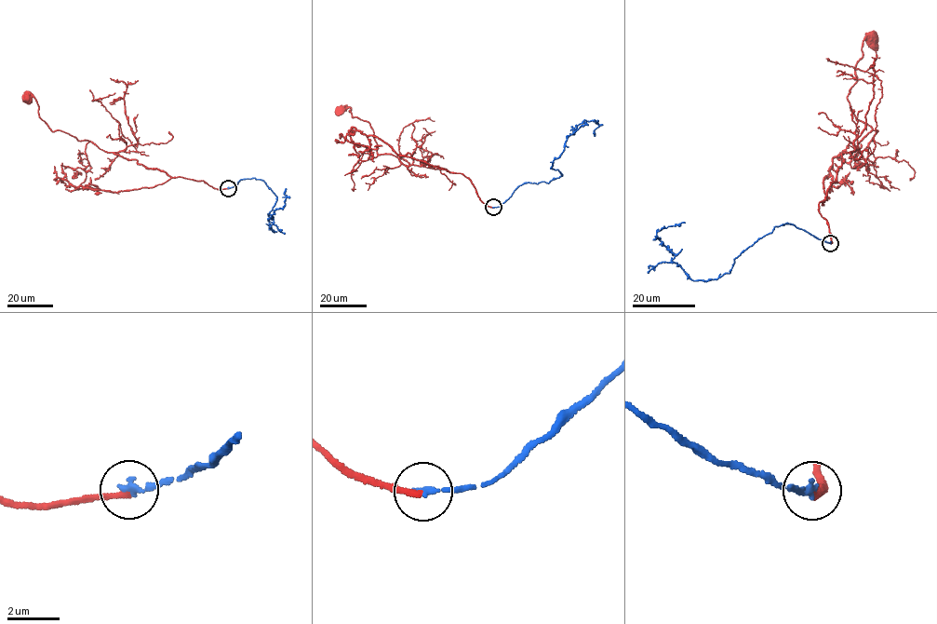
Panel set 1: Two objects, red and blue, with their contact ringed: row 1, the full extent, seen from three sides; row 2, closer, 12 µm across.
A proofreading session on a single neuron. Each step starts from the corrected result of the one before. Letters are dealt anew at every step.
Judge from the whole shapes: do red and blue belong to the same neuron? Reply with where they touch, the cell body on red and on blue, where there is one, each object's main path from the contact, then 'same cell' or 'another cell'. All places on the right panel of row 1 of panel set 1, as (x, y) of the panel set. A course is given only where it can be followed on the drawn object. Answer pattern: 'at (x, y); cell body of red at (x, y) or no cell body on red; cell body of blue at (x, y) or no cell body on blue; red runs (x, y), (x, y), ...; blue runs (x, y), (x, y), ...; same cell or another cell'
at (830, 243); cell body of red at (872, 40); no cell body on blue; red runs (831, 243), (819, 203), (842, 153), (872, 129), (847, 97), (863, 41), (872, 40); blue runs (831, 243), (785, 223), (744, 250), (729, 273), (699, 280), (690, 279), (656, 238), (662, 228), (685, 222); another cell

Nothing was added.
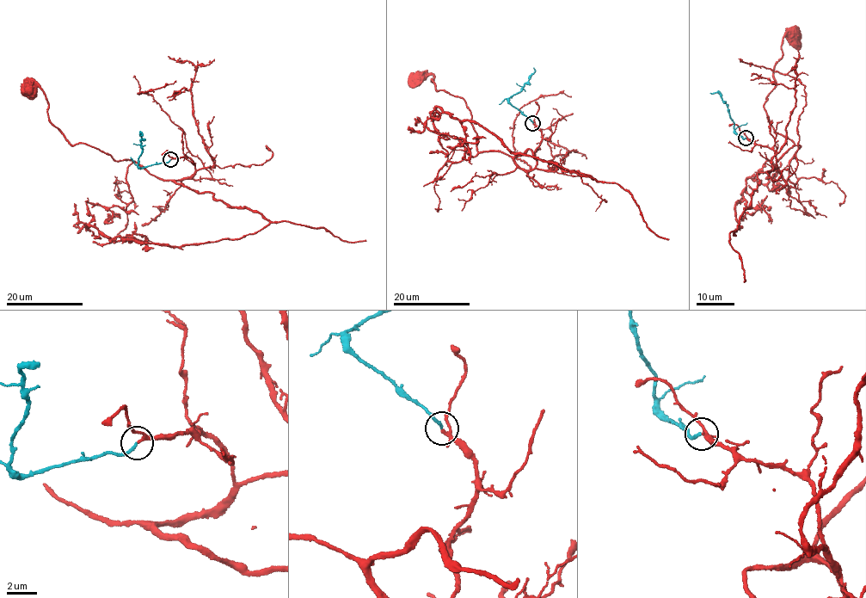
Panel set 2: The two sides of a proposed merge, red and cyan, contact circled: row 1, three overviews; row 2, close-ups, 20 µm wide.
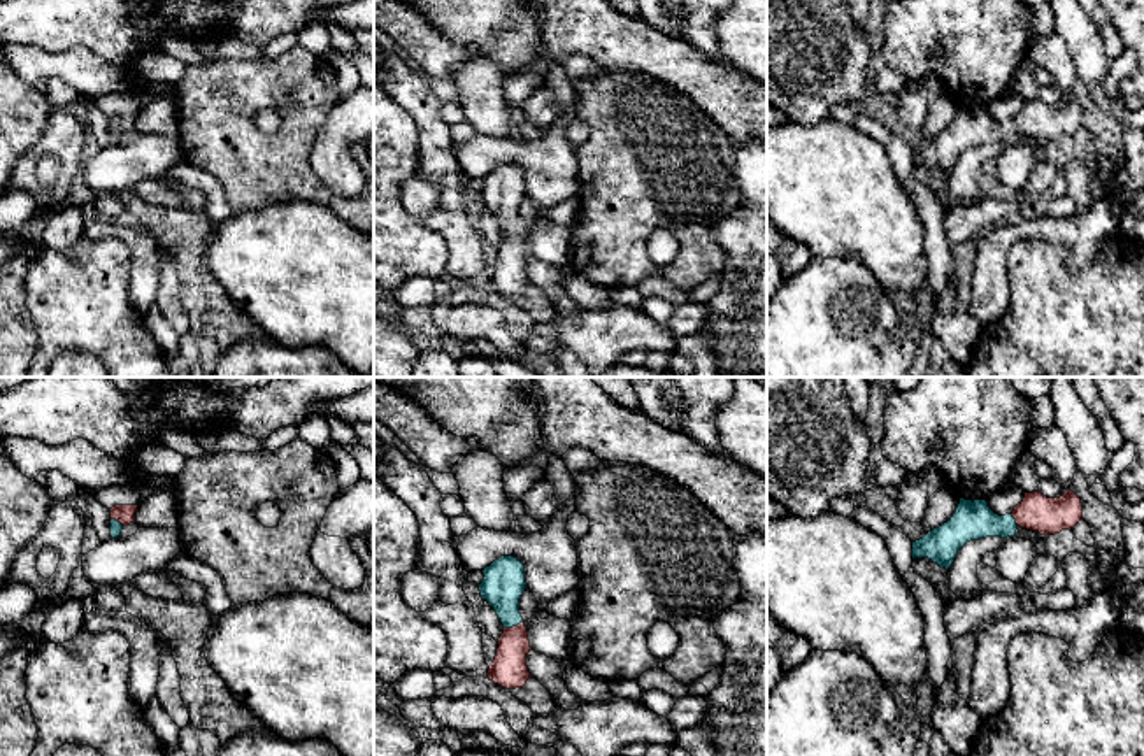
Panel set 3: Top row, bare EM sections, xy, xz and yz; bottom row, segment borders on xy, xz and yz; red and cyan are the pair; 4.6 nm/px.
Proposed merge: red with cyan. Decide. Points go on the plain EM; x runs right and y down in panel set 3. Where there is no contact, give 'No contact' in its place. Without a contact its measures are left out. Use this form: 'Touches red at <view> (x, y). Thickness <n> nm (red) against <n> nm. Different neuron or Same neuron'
Touches red at xz (513, 234). Thickness 160 nm (red) against 190 nm. Same neuron

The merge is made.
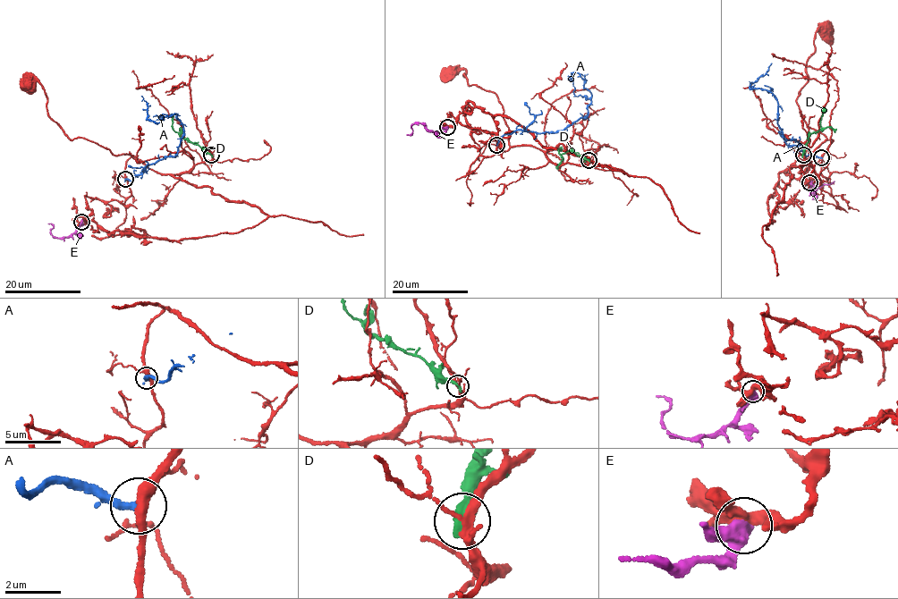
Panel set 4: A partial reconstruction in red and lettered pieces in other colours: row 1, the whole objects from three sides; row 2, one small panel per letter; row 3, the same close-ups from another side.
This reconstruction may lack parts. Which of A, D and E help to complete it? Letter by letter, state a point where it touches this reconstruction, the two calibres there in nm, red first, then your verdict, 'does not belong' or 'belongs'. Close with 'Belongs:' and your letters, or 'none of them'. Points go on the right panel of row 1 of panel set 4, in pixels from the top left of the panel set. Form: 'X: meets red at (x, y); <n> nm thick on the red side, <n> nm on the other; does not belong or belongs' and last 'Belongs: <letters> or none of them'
A: meets red at (821, 157); 320 nm thick on the red side, 280 nm on the other; does not belong
D: meets red at (803, 155); 240 nm thick on the red side, 320 nm on the other; does not belong
E: meets red at (809, 182); 320 nm thick on the red side, 480 nm on the other; does not belong
Belongs: none of them

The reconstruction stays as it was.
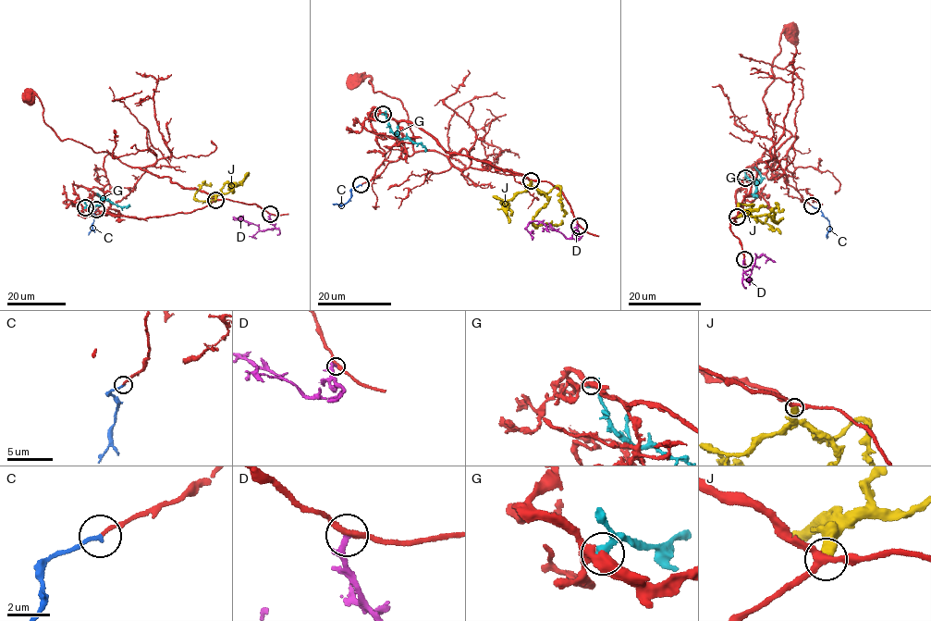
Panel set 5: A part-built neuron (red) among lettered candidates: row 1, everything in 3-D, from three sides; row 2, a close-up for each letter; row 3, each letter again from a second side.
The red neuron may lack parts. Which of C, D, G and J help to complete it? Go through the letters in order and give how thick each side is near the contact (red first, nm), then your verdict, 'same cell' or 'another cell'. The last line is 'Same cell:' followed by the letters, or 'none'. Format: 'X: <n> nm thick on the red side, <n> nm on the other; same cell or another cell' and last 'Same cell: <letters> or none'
C: 150 nm thick on the red side, 180 nm on the other; same cell
D: 260 nm thick on the red side, 240 nm on the other; another cell
G: 360 nm thick on the red side, 240 nm on the other; same cell
J: 300 nm thick on the red side, 500 nm on the other; another cell
Same cell: C, G

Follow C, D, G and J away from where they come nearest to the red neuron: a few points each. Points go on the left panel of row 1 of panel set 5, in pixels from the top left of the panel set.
C: (96, 209), (91, 212), (94, 217), (88, 235)
D: (270, 214), (269, 219), (276, 229), (261, 230), (256, 225), (234, 218), (242, 217)
G: (85, 207), (98, 205), (104, 200), (130, 206)
J: (214, 200), (217, 195), (233, 190), (229, 186), (229, 189), (236, 187), (248, 172)

